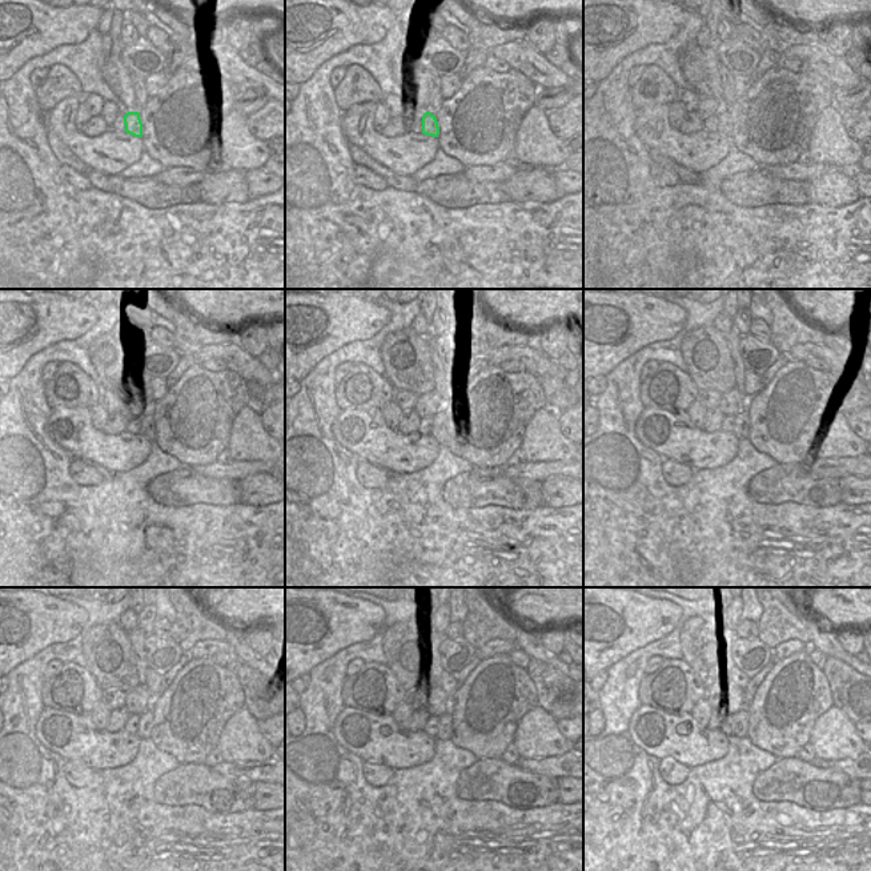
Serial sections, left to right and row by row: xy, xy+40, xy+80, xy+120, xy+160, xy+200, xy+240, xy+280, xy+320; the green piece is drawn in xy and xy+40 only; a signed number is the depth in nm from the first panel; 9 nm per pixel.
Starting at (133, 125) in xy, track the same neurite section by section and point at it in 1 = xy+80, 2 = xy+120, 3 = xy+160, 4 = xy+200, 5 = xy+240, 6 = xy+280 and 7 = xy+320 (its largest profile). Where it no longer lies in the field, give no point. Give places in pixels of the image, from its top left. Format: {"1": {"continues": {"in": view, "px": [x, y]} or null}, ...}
{"1": {"continues": {"in": "xy+80", "px": [725, 123]}}, "2": {"continues": {"in": "xy+120", "px": [143, 424]}}, "3": {"continues": {"in": "xy+160", "px": [437, 429]}}, "4": {"continues": {"in": "xy+200", "px": [741, 421]}}, "5": {"continues": {"in": "xy+240", "px": [144, 729]}}, "6": {"continues": {"in": "xy+280", "px": [444, 731]}}, "7": {"continues": {"in": "xy+320", "px": [741, 726]}}}

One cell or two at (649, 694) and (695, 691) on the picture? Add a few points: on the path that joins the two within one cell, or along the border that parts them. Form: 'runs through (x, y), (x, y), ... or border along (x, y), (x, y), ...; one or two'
runs through (661, 691), (683, 691); one

